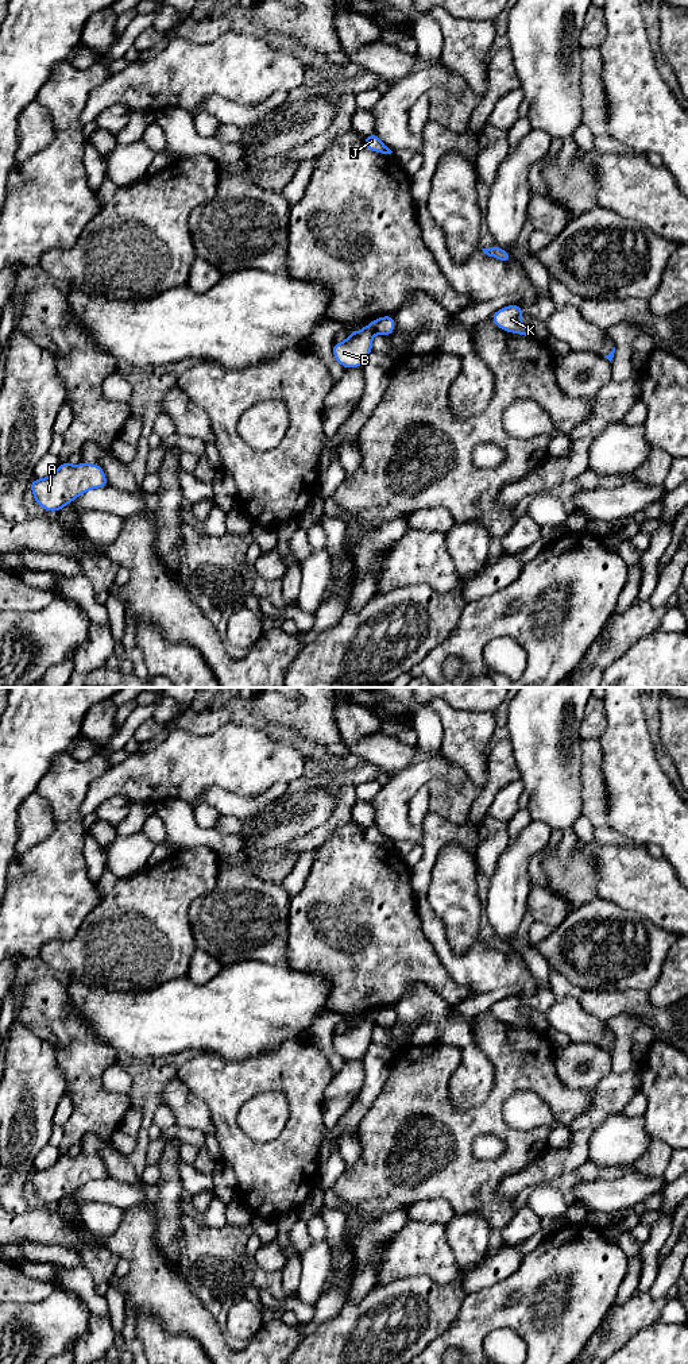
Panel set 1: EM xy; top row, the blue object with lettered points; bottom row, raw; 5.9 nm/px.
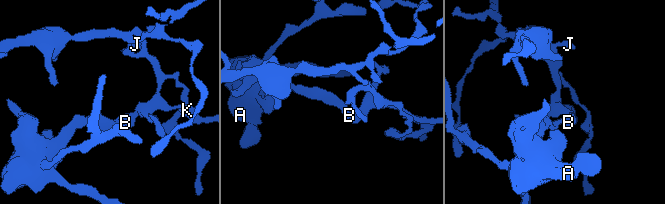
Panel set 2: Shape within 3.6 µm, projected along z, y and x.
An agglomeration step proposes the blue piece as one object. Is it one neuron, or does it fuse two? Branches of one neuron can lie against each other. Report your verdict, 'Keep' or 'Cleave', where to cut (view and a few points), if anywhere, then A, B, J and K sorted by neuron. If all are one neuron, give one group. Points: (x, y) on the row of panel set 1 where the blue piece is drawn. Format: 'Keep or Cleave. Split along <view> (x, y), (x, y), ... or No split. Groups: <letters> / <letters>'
Cleave. Split along xy (370, 323), (375, 332). Groups: A B / J K

